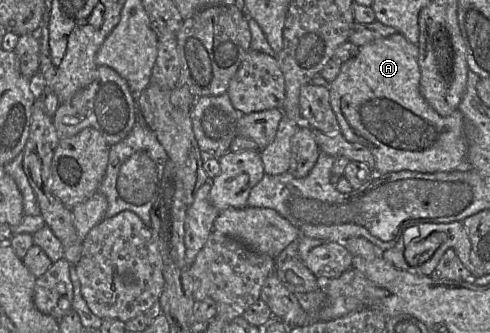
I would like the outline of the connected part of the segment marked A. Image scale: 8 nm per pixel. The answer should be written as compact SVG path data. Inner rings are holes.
M397 32L360 46L354 57L341 64L338 76L329 84L330 104L341 133L348 141L370 149L375 158L376 174L402 170L436 173L468 169L463 115L457 109L449 116L441 116L425 100L420 92L418 56L417 44Z

